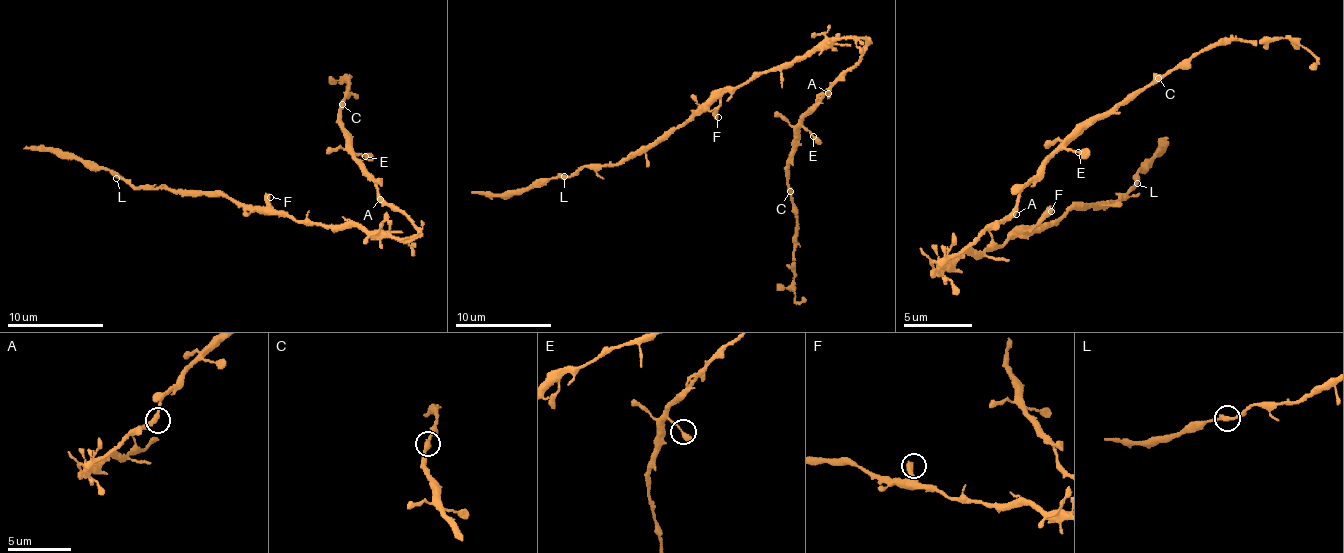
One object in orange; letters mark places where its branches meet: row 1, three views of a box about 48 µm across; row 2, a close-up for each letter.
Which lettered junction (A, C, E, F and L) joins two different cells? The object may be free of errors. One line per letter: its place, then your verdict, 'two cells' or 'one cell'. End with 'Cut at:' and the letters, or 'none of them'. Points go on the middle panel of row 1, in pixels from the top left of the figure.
A: place (828, 93); one cell
C: place (790, 191); one cell
E: place (813, 136); one cell
F: place (718, 117); one cell
L: place (564, 176); one cell
Cut at: none of them

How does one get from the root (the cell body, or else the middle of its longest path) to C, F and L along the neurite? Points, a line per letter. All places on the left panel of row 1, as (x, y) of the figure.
C: (370, 230), (394, 238), (418, 233), (353, 156), (339, 123), (341, 103)
F: (370, 230), (356, 226), (306, 226), (274, 214), (270, 197)
L: (370, 230), (356, 226), (306, 226), (286, 214), (243, 209), (219, 194), (131, 187), (116, 178)

